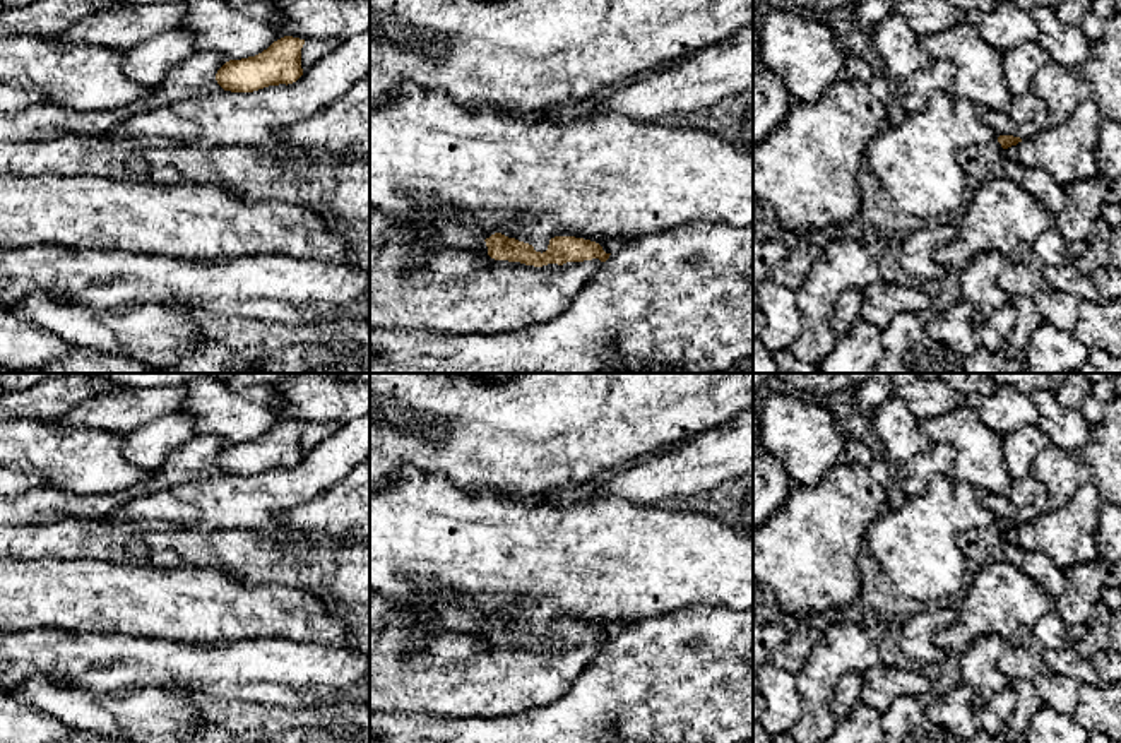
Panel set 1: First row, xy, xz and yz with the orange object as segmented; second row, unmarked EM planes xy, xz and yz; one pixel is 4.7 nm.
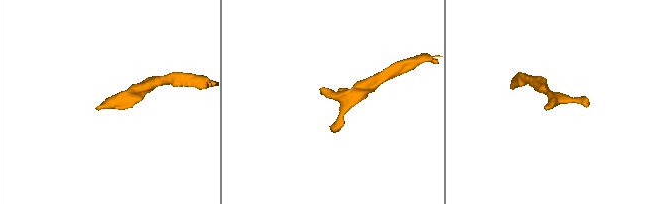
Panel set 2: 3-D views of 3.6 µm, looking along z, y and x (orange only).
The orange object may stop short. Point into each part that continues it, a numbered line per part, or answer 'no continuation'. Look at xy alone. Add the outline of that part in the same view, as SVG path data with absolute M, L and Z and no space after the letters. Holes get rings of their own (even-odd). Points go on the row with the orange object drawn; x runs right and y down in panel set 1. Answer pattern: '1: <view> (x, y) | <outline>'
no continuation

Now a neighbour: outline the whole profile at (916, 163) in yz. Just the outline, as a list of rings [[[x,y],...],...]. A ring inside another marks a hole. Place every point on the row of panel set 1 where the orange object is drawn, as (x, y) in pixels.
[[[936,91],[921,111],[907,115],[900,125],[888,125],[868,144],[864,164],[899,212],[931,224],[941,214],[964,209],[970,197],[958,152],[993,139],[996,134],[979,118],[976,104],[957,99],[948,91]]]

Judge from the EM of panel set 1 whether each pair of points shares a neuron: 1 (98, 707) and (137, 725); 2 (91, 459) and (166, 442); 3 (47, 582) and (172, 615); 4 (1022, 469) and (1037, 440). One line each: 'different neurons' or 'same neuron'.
1: same neuron
2: different neurons
3: same neuron
4: same neuron

